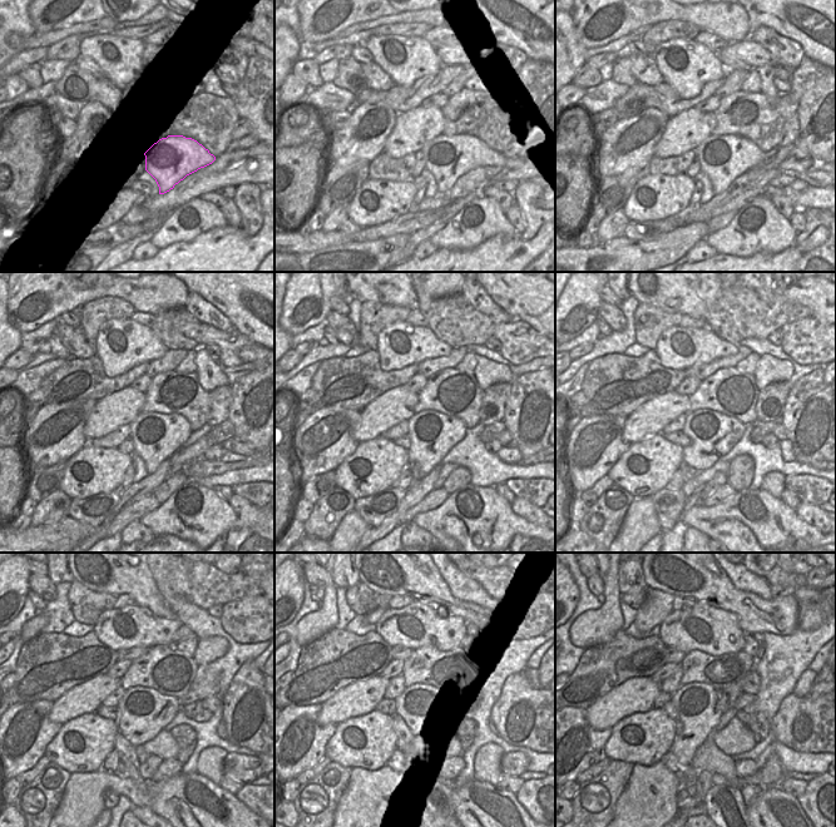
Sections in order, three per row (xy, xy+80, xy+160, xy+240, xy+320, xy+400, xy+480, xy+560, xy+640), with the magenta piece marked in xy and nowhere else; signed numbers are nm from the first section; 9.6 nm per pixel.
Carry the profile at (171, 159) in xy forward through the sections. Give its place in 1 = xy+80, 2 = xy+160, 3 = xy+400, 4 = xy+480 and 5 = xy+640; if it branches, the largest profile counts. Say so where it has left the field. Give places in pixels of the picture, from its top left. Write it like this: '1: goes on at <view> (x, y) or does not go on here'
1: goes on at xy+80 (446, 157)
2: goes on at xy+160 (723, 158)
3: goes on at xy+400 (712, 435)
4: goes on at xy+480 (143, 713)
5: goes on at xy+640 (700, 707)

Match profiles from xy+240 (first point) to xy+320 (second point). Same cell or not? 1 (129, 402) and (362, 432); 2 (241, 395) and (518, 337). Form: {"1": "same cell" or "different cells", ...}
{"1": "same cell", "2": "different cells"}

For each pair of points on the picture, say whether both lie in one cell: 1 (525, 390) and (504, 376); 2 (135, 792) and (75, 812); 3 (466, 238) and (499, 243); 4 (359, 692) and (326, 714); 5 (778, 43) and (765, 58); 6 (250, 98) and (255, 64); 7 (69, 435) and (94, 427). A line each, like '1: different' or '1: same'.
1: different
2: same
3: different
4: same
5: different
6: same
7: different

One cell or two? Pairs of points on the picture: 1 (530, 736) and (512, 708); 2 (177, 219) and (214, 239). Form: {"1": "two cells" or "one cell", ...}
{"1": "one cell", "2": "two cells"}

